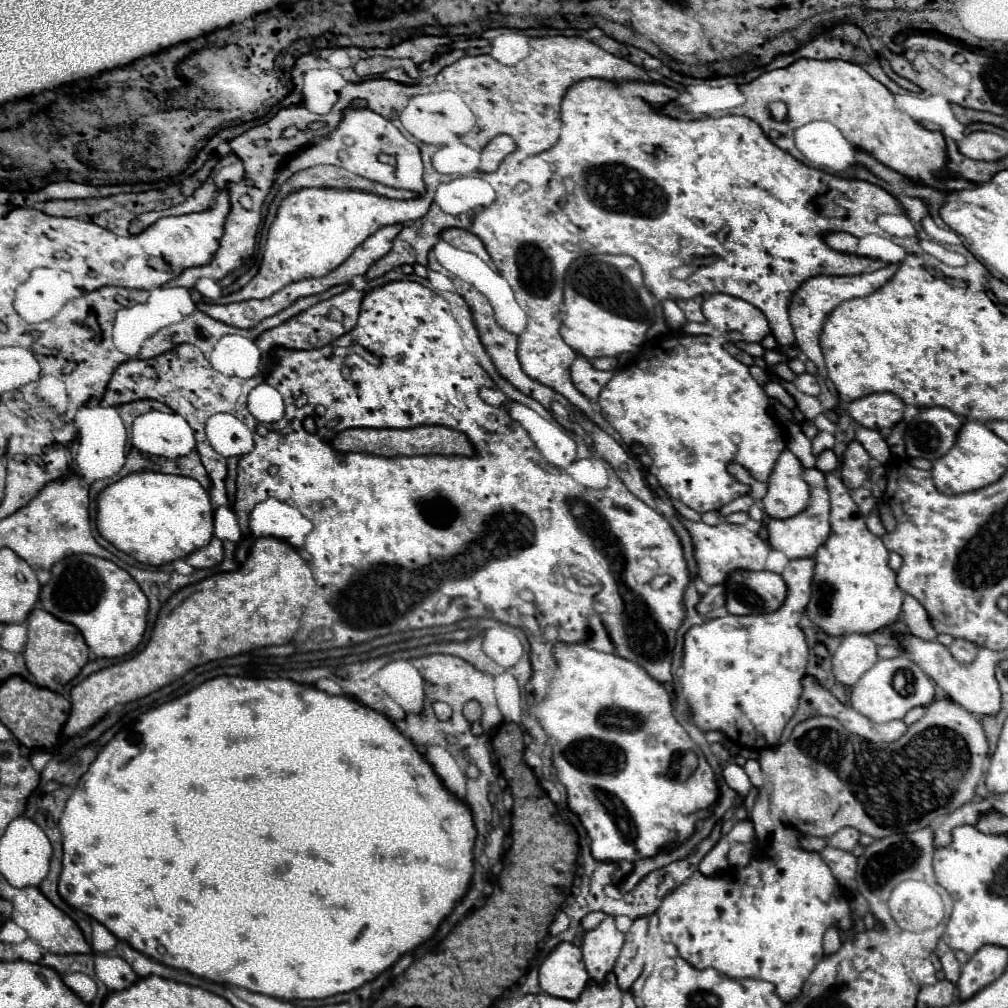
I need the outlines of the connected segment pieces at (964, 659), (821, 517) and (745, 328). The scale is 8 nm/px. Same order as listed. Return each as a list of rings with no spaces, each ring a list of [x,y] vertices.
[[[956,638],[956,640],[952,642],[952,646],[950,646],[950,652],[952,652],[952,656],[954,656],[960,664],[970,664],[970,662],[976,658],[976,654],[978,654],[978,646],[972,644],[970,640]]]
[[[816,468],[804,469],[803,478],[810,488],[810,500],[802,514],[792,516],[788,520],[770,520],[768,522],[768,534],[770,534],[770,546],[784,552],[788,558],[812,558],[816,554],[816,548],[824,544],[830,536],[830,514],[828,514],[829,493],[826,488],[825,474]]]
[[[728,294],[708,296],[702,312],[706,320],[732,342],[762,342],[762,338],[770,334],[770,326],[756,306]]]

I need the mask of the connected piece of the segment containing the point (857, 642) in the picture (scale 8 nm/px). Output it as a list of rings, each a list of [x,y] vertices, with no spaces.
[[[848,634],[832,656],[832,672],[840,684],[854,686],[856,680],[876,664],[876,660],[876,644],[868,636]]]

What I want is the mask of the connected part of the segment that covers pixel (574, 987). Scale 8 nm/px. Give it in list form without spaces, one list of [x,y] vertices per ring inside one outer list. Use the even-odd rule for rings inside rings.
[[[558,944],[540,964],[540,988],[544,994],[576,1000],[584,992],[590,976],[582,962],[582,952],[574,944]]]

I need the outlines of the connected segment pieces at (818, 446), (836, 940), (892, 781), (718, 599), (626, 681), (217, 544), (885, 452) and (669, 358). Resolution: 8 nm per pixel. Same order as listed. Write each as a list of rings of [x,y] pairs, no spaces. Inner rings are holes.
[[[818,432],[818,436],[812,440],[812,450],[814,450],[814,454],[820,454],[822,450],[832,448],[832,446],[834,446],[834,436],[828,434],[828,432]]]
[[[828,928],[826,934],[824,934],[824,954],[830,956],[830,954],[838,952],[840,946],[842,946],[842,942],[840,942],[840,932],[838,932],[838,928]]]
[[[950,698],[934,700],[926,714],[914,722],[908,732],[888,744],[872,744],[860,736],[848,732],[836,718],[814,716],[800,722],[790,740],[778,744],[776,750],[760,752],[760,766],[764,780],[772,788],[770,814],[786,826],[796,828],[802,834],[828,838],[840,828],[852,826],[872,838],[886,838],[892,834],[914,832],[926,826],[928,812],[954,812],[970,802],[976,794],[976,786],[984,774],[988,742],[980,720],[952,702]]]
[[[718,584],[718,586],[710,586],[710,590],[702,596],[696,610],[707,619],[723,617],[729,614],[725,604],[726,586]]]
[[[556,644],[554,658],[556,672],[546,698],[538,702],[536,716],[552,746],[556,778],[570,794],[570,810],[580,816],[590,836],[592,856],[602,862],[638,862],[668,850],[668,844],[686,842],[696,832],[698,820],[710,818],[718,800],[718,784],[702,750],[676,720],[672,698],[666,688],[650,678],[636,662],[592,650],[586,644]],[[648,714],[656,718],[646,722]],[[676,750],[694,750],[700,760],[698,770],[694,770],[694,774],[684,782],[676,780],[670,770],[672,754]]]
[[[212,538],[208,546],[192,552],[186,562],[194,568],[214,568],[222,562],[222,556],[224,556],[224,550],[222,550],[222,540],[218,538]]]
[[[860,428],[856,432],[856,440],[864,446],[864,450],[874,458],[878,460],[880,464],[886,464],[890,460],[890,448],[886,444],[886,440],[882,438],[882,434],[878,430],[868,430],[868,428]]]
[[[676,334],[644,348],[638,362],[620,368],[614,378],[602,388],[598,404],[602,416],[632,448],[640,444],[652,458],[652,464],[644,468],[646,474],[658,478],[668,496],[684,502],[692,510],[704,514],[720,510],[720,506],[732,502],[738,496],[750,492],[750,486],[736,482],[728,472],[728,462],[740,462],[754,472],[754,478],[766,482],[778,456],[787,447],[780,424],[769,412],[769,397],[762,386],[750,376],[750,370],[732,358],[718,340],[712,336]]]

